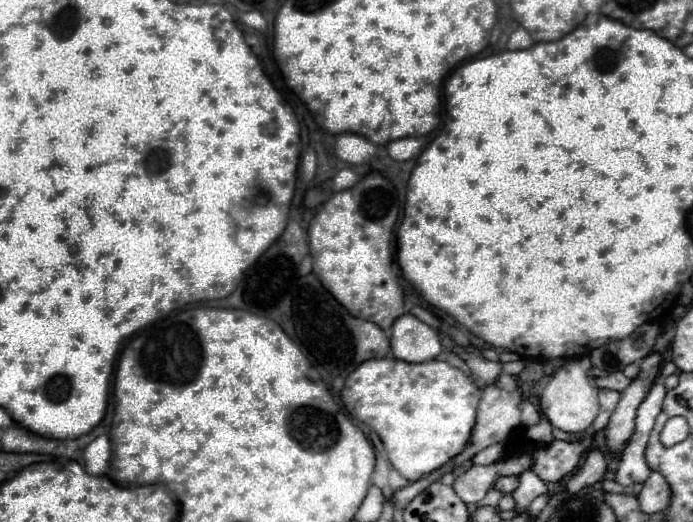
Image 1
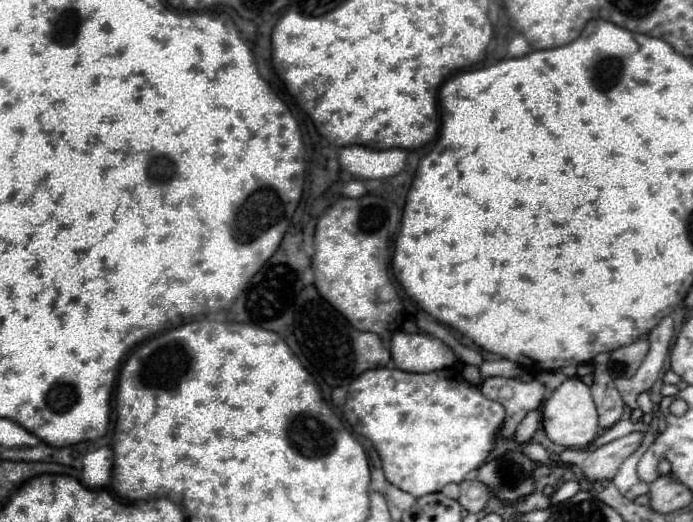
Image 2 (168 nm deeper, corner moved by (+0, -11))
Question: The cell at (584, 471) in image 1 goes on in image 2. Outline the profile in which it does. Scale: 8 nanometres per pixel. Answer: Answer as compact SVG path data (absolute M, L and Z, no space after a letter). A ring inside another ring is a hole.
M635 431L621 439L615 439L595 451L579 451L579 449L565 449L561 453L561 461L577 465L587 479L591 481L605 481L613 479L621 463L641 445L643 433Z

